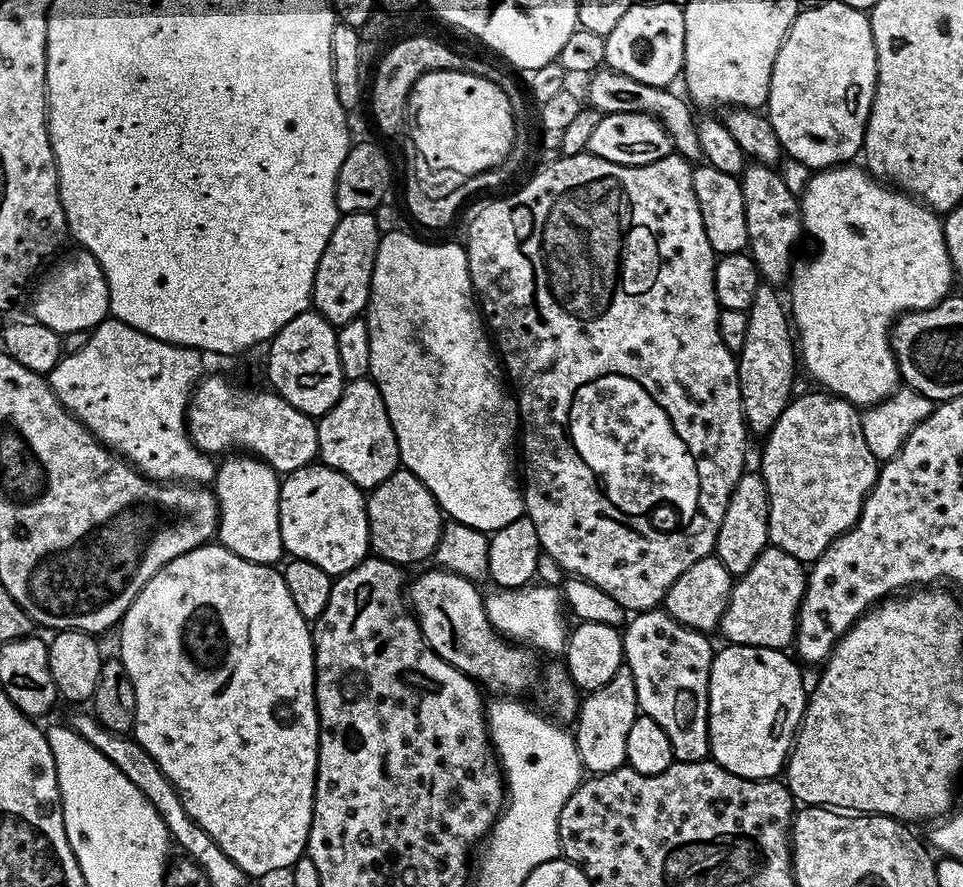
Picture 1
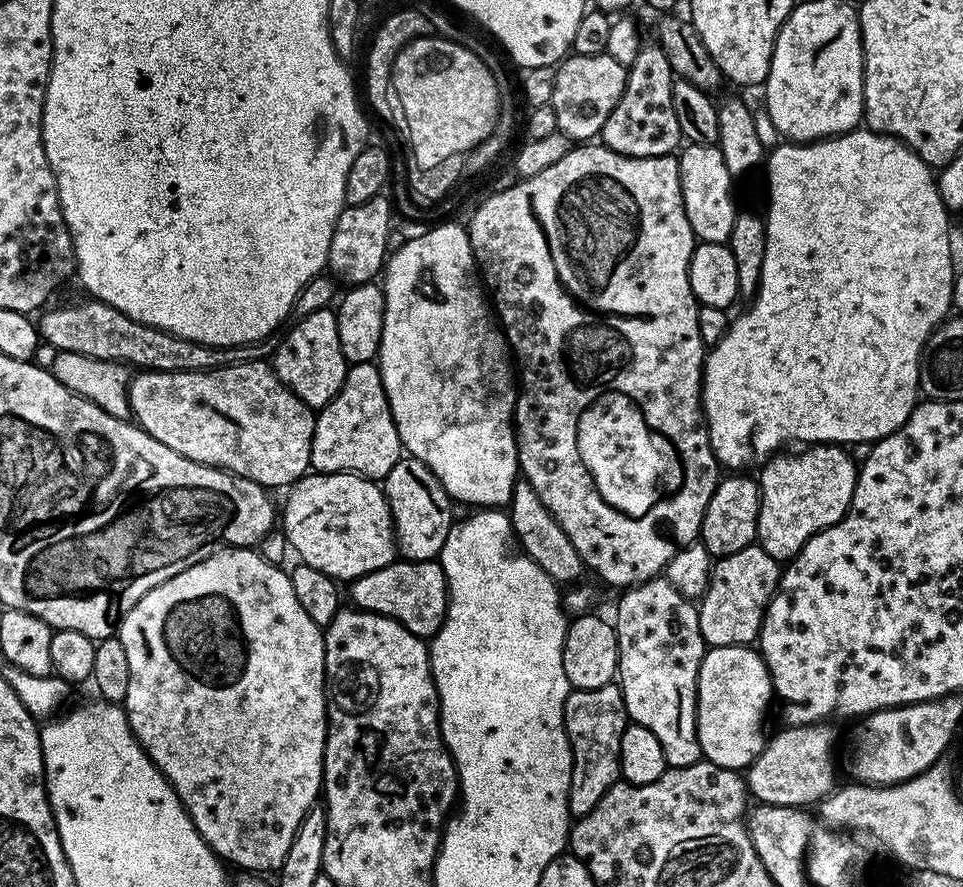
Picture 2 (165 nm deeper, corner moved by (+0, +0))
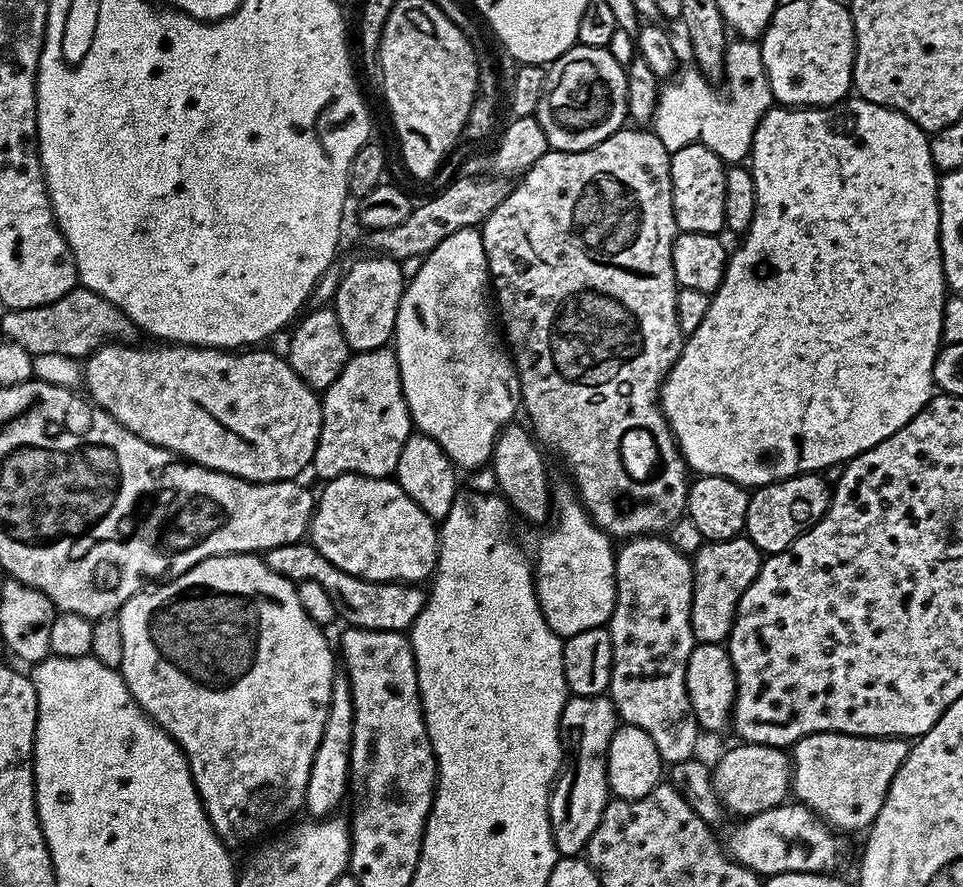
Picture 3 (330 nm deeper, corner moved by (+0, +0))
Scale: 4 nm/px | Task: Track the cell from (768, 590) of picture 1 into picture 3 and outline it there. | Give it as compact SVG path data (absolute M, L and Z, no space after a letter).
M741 534L729 540L709 540L691 557L692 609L690 626L696 644L724 644L736 617L736 607L746 594L746 586L758 578L762 553L747 535Z

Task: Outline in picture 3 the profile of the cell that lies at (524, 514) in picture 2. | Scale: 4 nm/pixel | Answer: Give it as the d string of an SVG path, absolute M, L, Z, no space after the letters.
M518 422L508 424L496 436L490 469L492 468L499 486L497 489L509 507L528 521L543 525L549 521L552 514L552 490L550 484L548 488L548 474L542 458L543 451L531 431L525 425L522 427L519 424Z

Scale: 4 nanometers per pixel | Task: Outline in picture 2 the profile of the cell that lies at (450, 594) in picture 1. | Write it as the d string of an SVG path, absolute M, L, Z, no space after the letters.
M397 558L365 576L359 576L347 585L351 603L366 612L377 612L397 620L406 630L421 638L435 636L444 624L448 608L448 584L439 559L406 560Z

